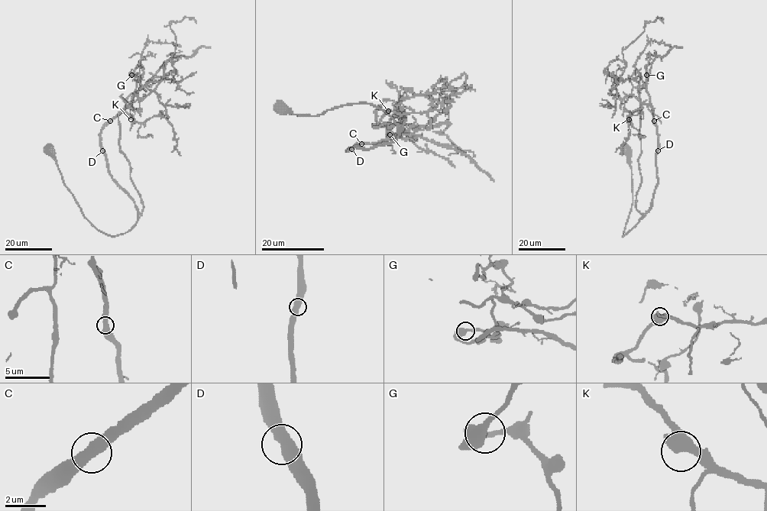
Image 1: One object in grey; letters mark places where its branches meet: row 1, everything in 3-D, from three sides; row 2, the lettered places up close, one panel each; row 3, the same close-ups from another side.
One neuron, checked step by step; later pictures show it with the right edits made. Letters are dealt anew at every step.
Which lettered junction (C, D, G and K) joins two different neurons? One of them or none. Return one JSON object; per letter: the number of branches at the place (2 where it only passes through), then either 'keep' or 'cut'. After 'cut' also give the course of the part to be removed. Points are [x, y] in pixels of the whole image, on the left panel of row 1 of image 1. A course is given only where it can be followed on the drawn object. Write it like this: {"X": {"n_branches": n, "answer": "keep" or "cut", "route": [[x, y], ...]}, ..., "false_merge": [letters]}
{"C": {"n_branches": 2, "answer": "keep"}, "D": {"n_branches": 2, "answer": "keep"}, "G": {"n_branches": 2, "answer": "keep"}, "K": {"n_branches": 2, "answer": "keep"}, "false_merge": []}

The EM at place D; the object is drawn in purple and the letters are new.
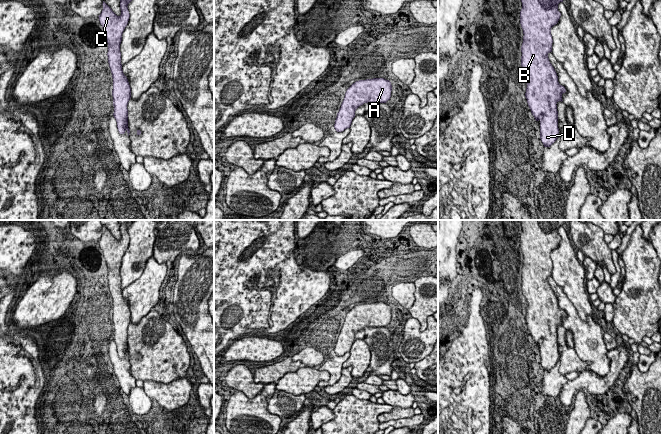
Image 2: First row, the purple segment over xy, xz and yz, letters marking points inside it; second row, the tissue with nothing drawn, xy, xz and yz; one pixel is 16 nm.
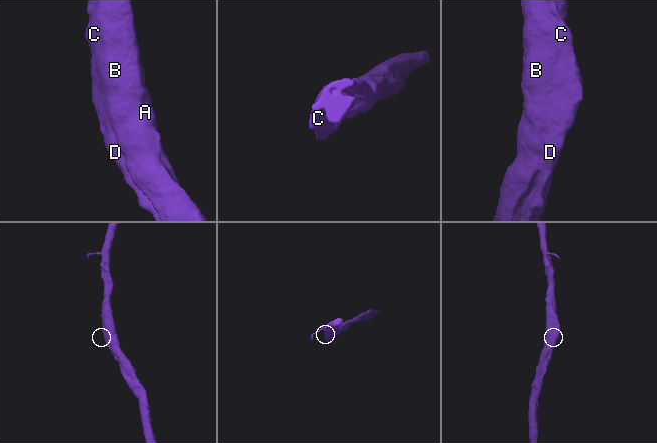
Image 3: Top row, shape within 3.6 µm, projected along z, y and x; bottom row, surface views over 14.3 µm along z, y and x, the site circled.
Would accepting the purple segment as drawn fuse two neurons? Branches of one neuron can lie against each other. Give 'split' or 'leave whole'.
leave whole

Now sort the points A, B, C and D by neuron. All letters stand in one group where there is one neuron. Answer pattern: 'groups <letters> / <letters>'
groups A B C D

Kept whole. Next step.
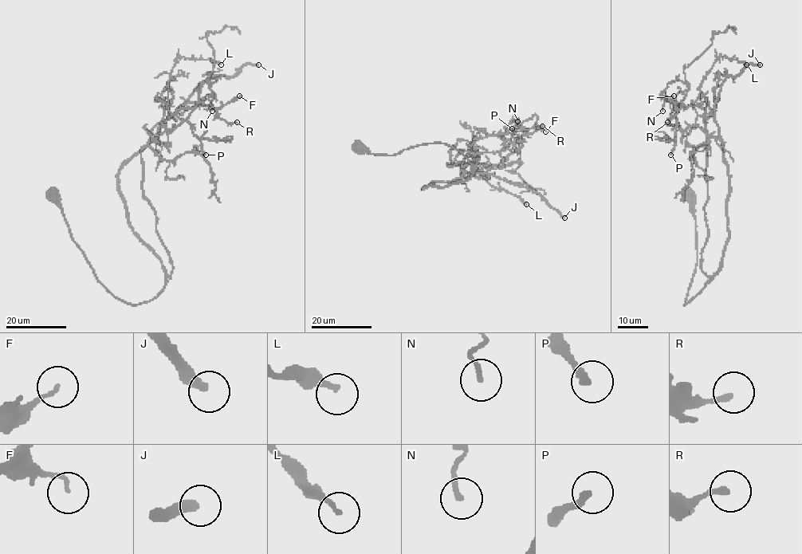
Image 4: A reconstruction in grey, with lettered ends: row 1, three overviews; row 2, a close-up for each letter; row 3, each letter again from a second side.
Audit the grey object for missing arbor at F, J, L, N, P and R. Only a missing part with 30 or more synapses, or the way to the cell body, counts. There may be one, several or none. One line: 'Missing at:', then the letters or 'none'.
Missing at: J, P

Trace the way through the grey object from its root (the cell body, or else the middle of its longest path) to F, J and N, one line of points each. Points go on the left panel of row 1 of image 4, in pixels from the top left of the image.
F: (54, 194), (96, 277), (126, 302), (154, 299), (173, 266), (141, 149), (187, 103), (239, 96)
J: (54, 194), (96, 277), (126, 302), (154, 299), (166, 271), (130, 224), (119, 170), (202, 82), (258, 64)
N: (54, 194), (96, 277), (126, 302), (154, 299), (173, 266), (141, 149), (206, 80), (212, 111)

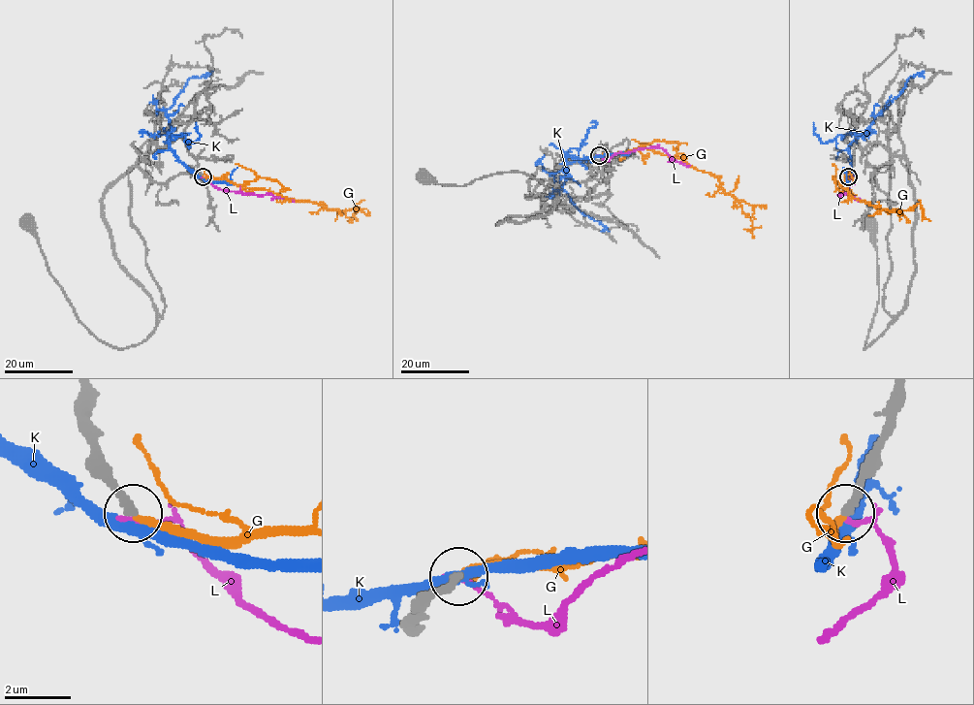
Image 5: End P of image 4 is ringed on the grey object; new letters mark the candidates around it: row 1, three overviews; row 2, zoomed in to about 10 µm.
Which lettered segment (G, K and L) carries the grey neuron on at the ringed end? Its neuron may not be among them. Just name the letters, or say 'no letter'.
G

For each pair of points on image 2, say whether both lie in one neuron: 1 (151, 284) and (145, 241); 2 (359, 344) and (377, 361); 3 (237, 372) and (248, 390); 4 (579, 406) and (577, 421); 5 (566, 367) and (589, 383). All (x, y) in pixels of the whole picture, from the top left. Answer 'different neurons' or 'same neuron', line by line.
1: different neurons
2: different neurons
3: same neuron
4: same neuron
5: different neurons

